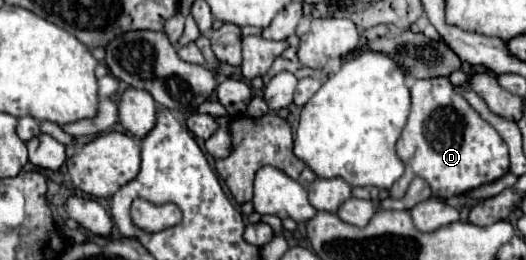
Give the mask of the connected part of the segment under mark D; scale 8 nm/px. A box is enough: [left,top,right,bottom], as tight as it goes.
[389,77,509,199]

